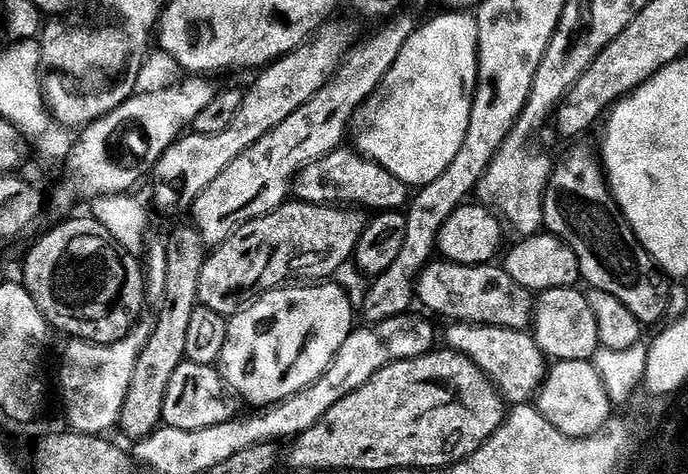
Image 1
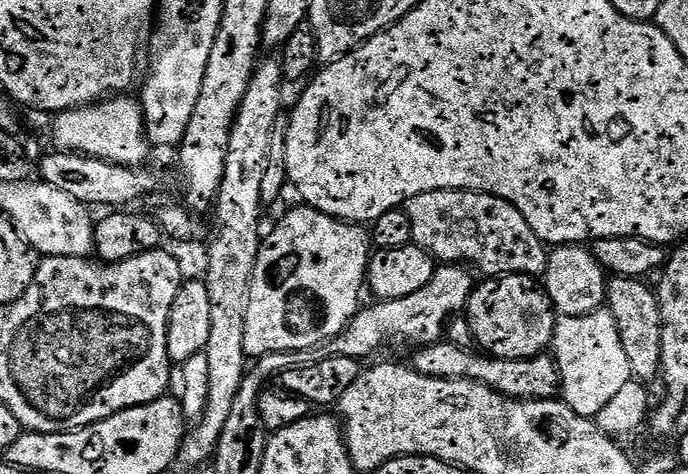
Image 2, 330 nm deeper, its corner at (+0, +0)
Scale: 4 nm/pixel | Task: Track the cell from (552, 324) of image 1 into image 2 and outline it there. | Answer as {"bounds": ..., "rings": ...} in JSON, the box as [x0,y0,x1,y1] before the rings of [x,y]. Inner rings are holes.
{"bounds":[466,276,558,361],"rings":[[[502,276],[492,283],[480,283],[473,287],[466,309],[468,328],[479,349],[493,359],[506,361],[532,360],[543,355],[552,345],[558,319],[543,287],[530,276]]]}

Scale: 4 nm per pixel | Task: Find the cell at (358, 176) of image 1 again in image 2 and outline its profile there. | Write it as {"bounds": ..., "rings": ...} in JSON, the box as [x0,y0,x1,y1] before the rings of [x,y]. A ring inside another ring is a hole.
{"bounds":[406,192,549,278],"rings":[[[427,192],[409,200],[406,211],[412,243],[429,252],[437,262],[463,262],[477,273],[480,271],[484,278],[543,277],[549,249],[530,230],[530,222],[502,198],[485,192]]]}

